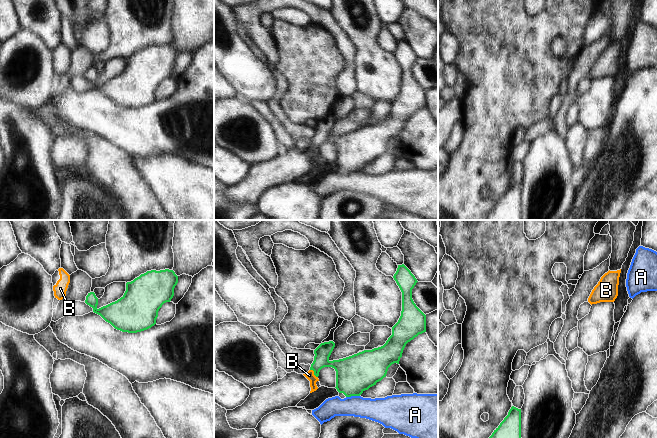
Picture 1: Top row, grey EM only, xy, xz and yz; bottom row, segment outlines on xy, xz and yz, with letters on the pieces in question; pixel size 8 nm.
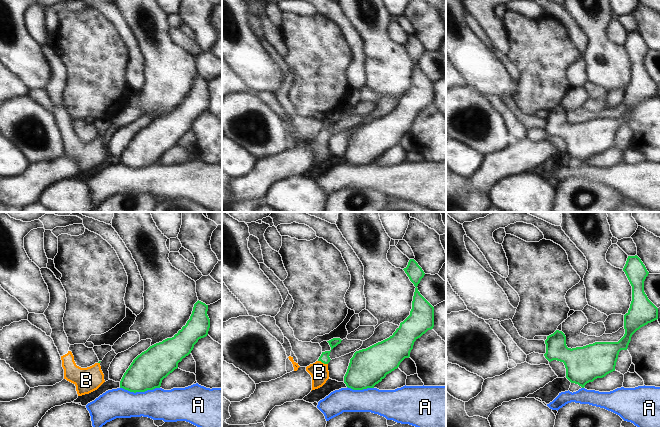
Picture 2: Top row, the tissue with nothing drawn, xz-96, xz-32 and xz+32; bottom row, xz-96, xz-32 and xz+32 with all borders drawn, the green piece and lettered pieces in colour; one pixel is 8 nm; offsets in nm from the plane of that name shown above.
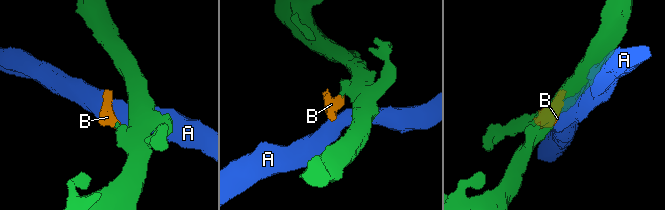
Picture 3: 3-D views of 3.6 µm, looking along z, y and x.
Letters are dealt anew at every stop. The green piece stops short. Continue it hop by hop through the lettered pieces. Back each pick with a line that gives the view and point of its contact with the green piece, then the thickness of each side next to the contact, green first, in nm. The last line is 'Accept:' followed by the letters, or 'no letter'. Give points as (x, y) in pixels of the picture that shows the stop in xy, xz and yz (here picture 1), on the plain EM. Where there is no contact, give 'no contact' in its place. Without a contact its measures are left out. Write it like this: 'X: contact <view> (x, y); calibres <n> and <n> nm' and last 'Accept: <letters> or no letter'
B: contact xz (314, 149); calibres 160 and 70 nm
Accept: B

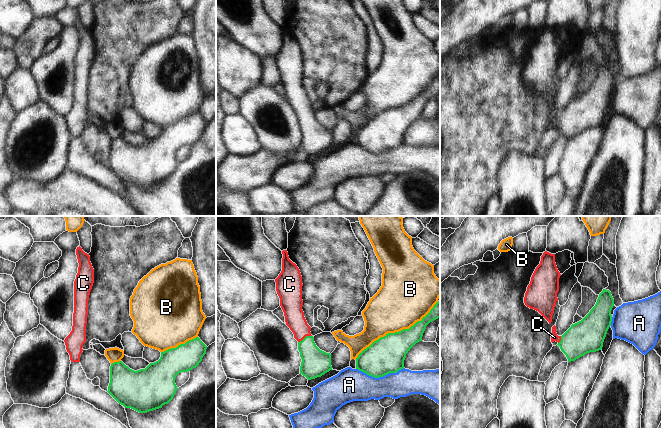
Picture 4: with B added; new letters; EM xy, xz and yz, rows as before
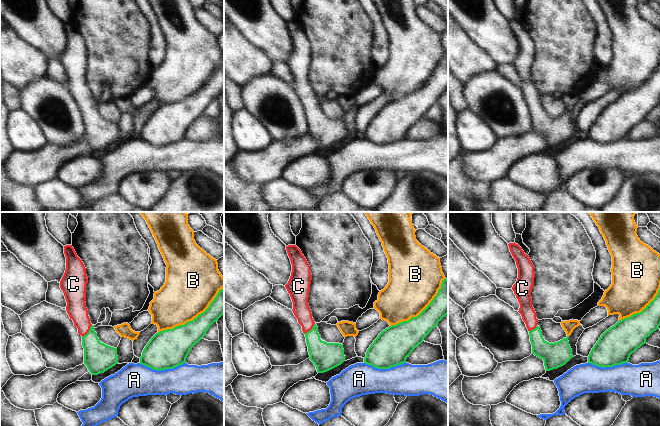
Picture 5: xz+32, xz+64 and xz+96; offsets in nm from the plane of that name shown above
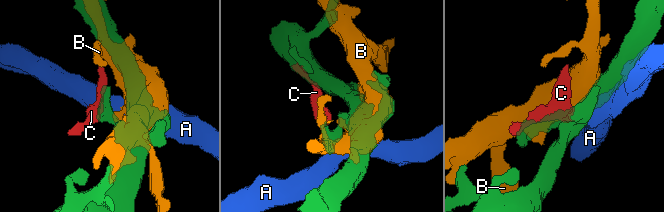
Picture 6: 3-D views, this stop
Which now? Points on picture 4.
C: contact xz (305, 113); calibres 220 and 160 nm
Accept: C

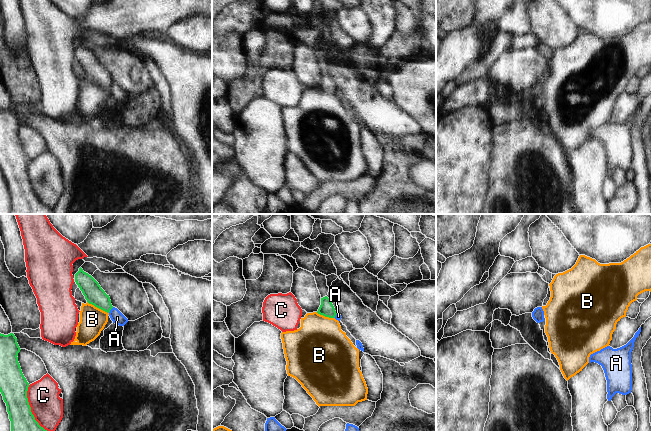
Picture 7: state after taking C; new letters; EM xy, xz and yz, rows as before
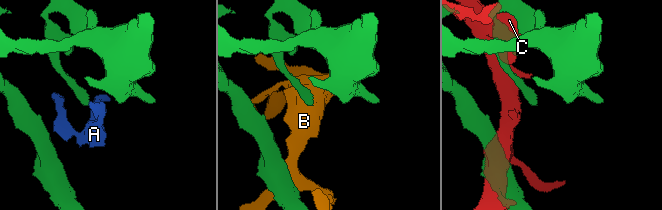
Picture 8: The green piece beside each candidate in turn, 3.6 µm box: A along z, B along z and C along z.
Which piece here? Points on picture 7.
Accept: no letter

